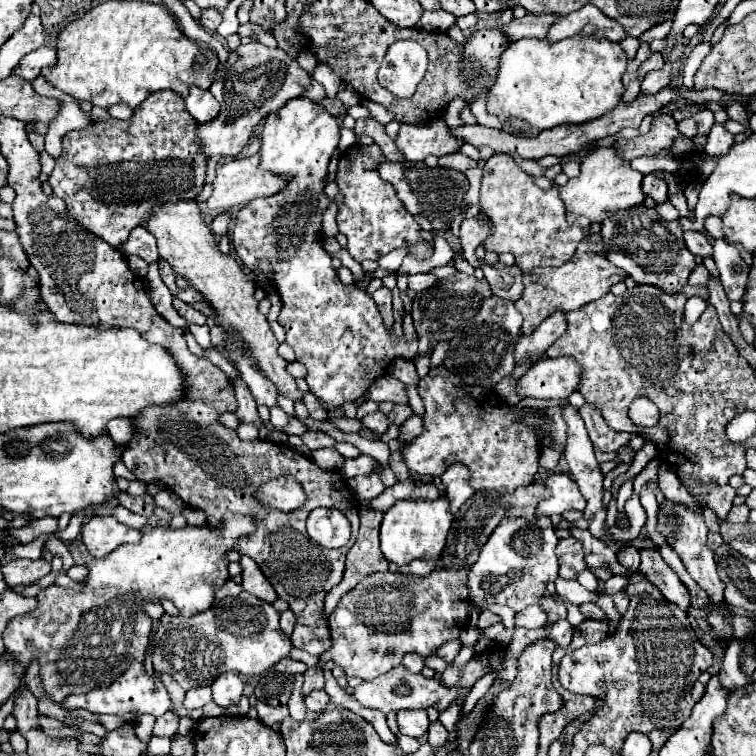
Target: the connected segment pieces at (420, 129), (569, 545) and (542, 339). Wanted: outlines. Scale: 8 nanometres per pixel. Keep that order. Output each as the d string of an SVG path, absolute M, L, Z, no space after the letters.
M436 118L426 126L414 126L414 124L402 124L400 132L396 136L396 146L402 152L404 160L418 162L426 156L444 156L450 152L456 152L462 140L450 136L448 126L444 120Z
M570 536L558 542L556 546L558 562L560 562L560 576L564 578L576 578L582 570L586 570L584 560L584 546L578 538Z
M554 312L554 316L548 316L532 334L520 336L516 348L514 348L514 360L516 364L522 362L522 358L528 358L530 364L536 364L544 358L550 344L560 338L566 330L566 318L564 312Z

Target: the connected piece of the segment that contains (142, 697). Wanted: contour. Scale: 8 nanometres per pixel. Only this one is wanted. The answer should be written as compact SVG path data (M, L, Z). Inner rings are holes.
M132 662L132 666L124 672L124 676L120 676L114 684L110 684L108 688L98 688L98 690L90 690L84 696L68 696L62 704L66 710L74 710L74 708L86 708L90 712L96 714L116 714L122 716L124 720L132 720L134 716L130 716L130 712L136 714L152 714L152 716L162 716L164 712L170 710L170 698L168 692L164 688L162 682L154 682L142 664Z

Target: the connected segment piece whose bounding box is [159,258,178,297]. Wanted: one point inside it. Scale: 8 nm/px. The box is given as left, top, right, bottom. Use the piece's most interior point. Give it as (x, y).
(166, 272)

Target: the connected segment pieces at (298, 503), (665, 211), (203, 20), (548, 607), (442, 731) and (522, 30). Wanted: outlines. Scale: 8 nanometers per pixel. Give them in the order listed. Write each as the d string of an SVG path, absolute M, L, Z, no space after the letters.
M282 476L278 480L262 484L262 488L258 490L258 500L264 500L264 504L270 508L292 512L296 508L302 508L302 504L306 502L306 494L302 492L302 486L294 478Z
M668 200L668 202L664 202L664 204L658 204L654 210L660 214L660 218L662 218L662 220L668 220L668 222L672 222L672 220L678 220L678 218L680 218L680 212L674 208L674 204L672 204L670 200Z
M206 8L206 10L202 10L202 16L200 16L198 22L200 22L200 26L204 26L206 32L216 34L216 28L222 22L222 12L216 10L216 8Z
M544 596L539 604L547 613L549 619L548 623L557 622L558 620L567 618L567 610L563 602L557 602L551 596Z
M434 720L434 722L430 724L430 728L428 728L428 742L430 742L430 746L438 750L438 748L442 748L442 746L444 746L446 738L448 738L446 728L442 726L442 722L440 722L440 720Z
M528 14L524 18L512 18L510 24L500 26L500 32L510 42L516 42L520 38L544 38L546 28L550 28L554 20L554 14Z

